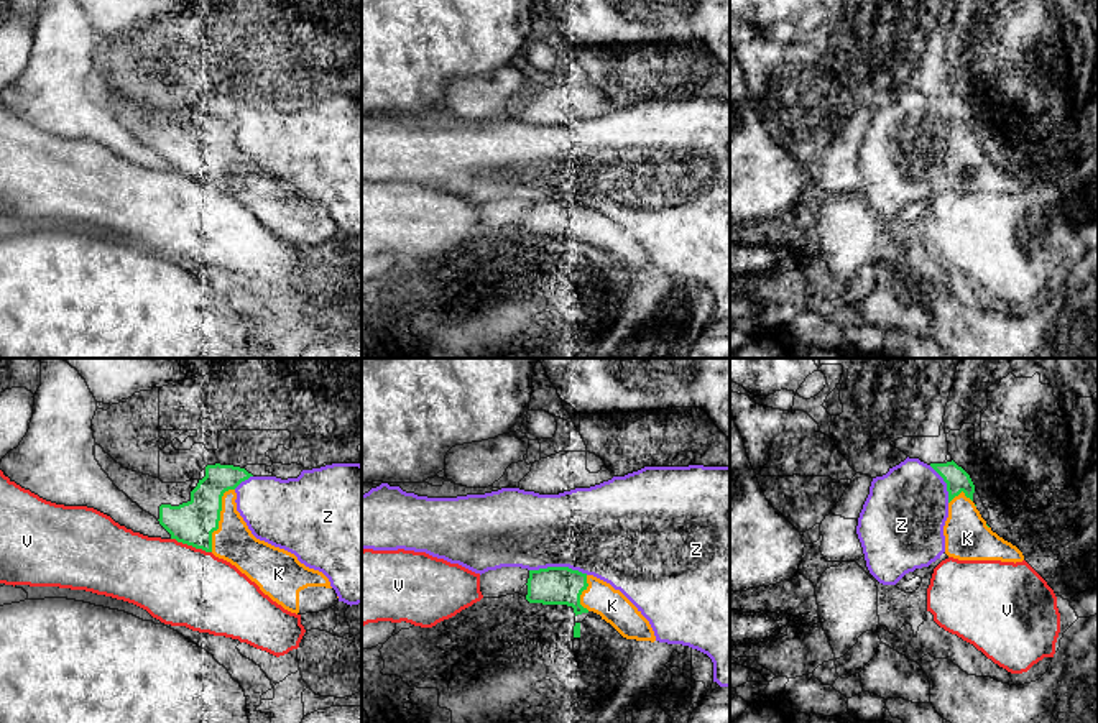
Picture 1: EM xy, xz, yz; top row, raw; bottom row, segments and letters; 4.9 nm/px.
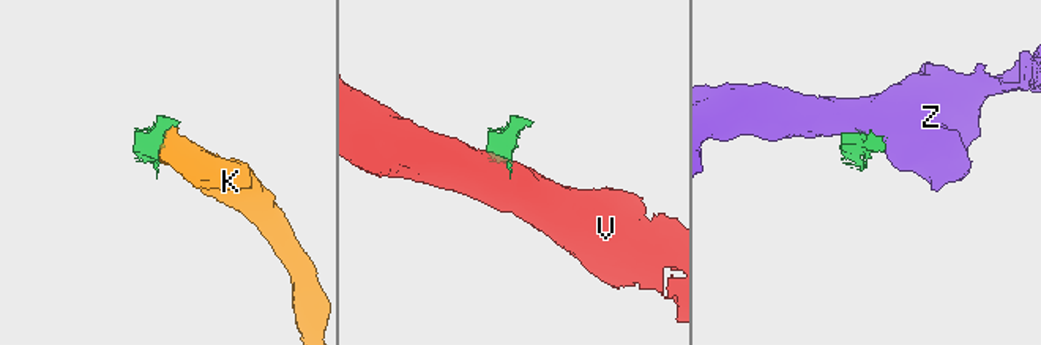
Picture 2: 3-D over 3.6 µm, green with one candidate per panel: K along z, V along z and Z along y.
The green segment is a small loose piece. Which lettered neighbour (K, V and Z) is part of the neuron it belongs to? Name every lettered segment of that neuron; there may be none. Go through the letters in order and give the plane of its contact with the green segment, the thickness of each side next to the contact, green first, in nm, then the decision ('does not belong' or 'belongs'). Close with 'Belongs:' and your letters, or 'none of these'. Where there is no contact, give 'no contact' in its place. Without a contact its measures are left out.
K: contact in xy; calibres 220 and 190 nm; belongs
V: contact in xy; calibres 220 and 400 nm; does not belong
Z: contact in xz; calibres 190 and 420 nm; does not belong
Belongs: K

